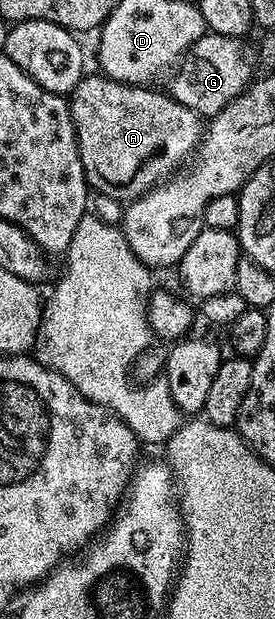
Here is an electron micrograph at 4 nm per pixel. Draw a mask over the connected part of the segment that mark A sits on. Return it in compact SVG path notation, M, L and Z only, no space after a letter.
M104 75L96 76L82 77L67 97L77 136L79 159L83 163L85 181L94 194L102 193L113 201L128 203L150 193L162 181L168 181L196 154L203 136L203 119L191 111L191 107L183 107L183 103L170 97L168 92L156 93L153 87L124 85Z

